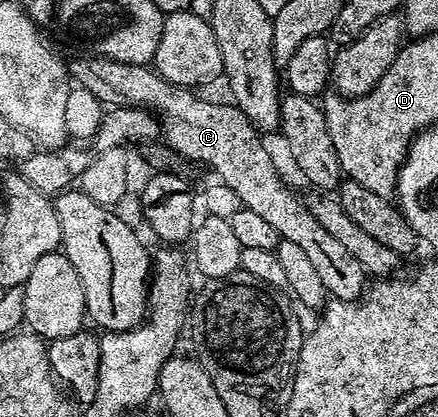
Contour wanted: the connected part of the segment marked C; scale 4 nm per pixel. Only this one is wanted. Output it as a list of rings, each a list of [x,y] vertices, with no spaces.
[[[83,56],[84,58],[76,58],[73,62],[69,61],[67,63],[68,72],[71,78],[71,81],[75,83],[77,87],[86,89],[90,92],[91,95],[95,96],[100,103],[103,103],[105,107],[111,108],[114,106],[139,106],[142,110],[151,110],[153,114],[156,115],[159,123],[160,129],[162,131],[163,141],[166,143],[169,150],[174,154],[180,155],[181,159],[187,160],[188,158],[192,162],[201,162],[204,166],[209,166],[210,169],[216,173],[215,177],[221,182],[225,182],[229,188],[233,190],[234,193],[238,196],[241,207],[243,209],[249,210],[250,212],[258,212],[258,216],[263,216],[270,225],[274,228],[276,232],[280,234],[281,239],[290,241],[291,243],[298,244],[299,247],[306,252],[308,259],[311,263],[314,264],[315,271],[318,272],[318,275],[322,278],[322,284],[325,285],[327,293],[331,295],[333,299],[342,301],[342,302],[354,302],[357,301],[363,295],[366,289],[366,275],[362,264],[358,264],[358,260],[354,260],[354,256],[350,256],[349,250],[341,244],[339,240],[334,240],[334,236],[330,236],[330,232],[326,232],[326,228],[323,228],[322,224],[319,224],[318,220],[314,219],[312,213],[309,212],[307,203],[301,198],[301,200],[288,188],[287,184],[282,180],[278,171],[276,171],[276,166],[272,163],[272,154],[270,151],[264,147],[264,142],[262,139],[261,131],[257,130],[253,126],[252,121],[249,120],[243,112],[238,109],[234,104],[229,104],[227,101],[216,103],[216,102],[207,102],[204,98],[199,98],[199,93],[193,92],[189,87],[186,86],[171,86],[167,80],[160,74],[157,74],[155,69],[151,65],[139,66],[138,64],[122,64],[121,62],[115,62],[109,58],[97,58],[95,56]]]

